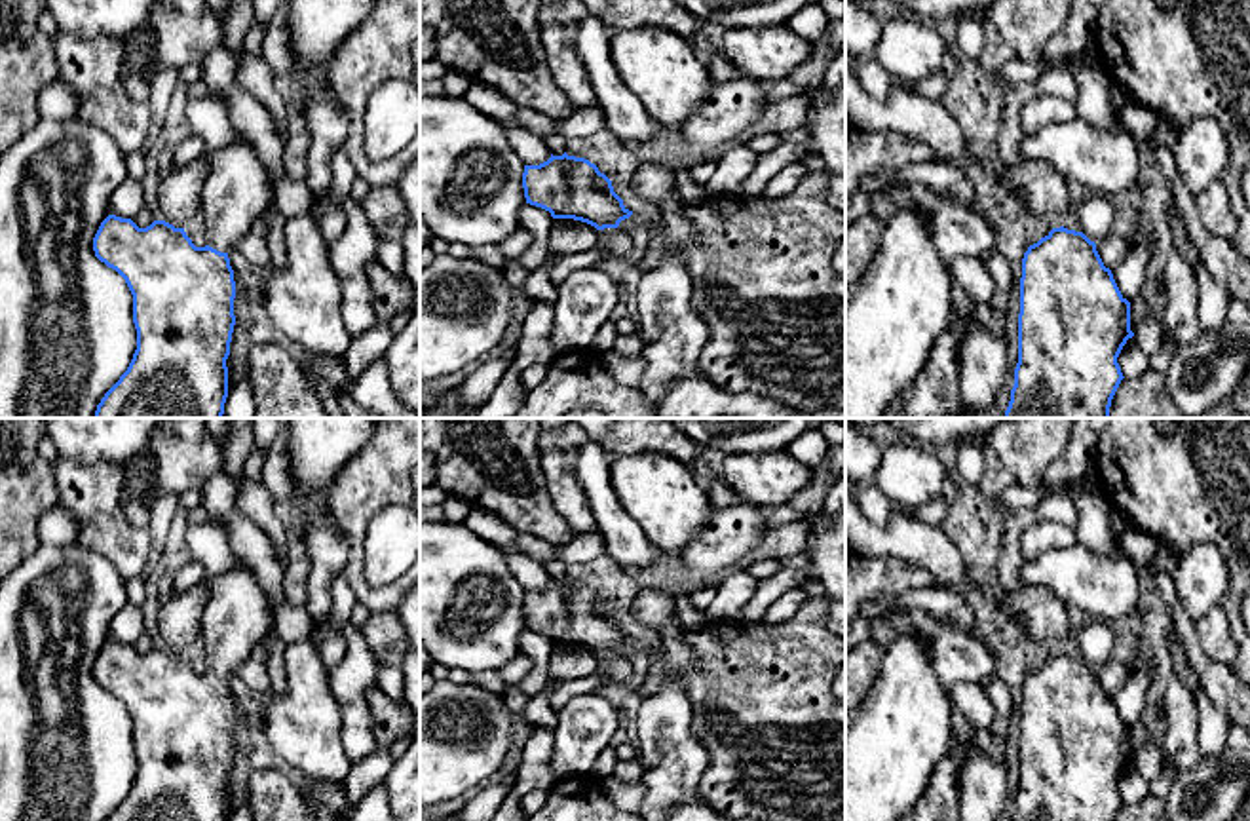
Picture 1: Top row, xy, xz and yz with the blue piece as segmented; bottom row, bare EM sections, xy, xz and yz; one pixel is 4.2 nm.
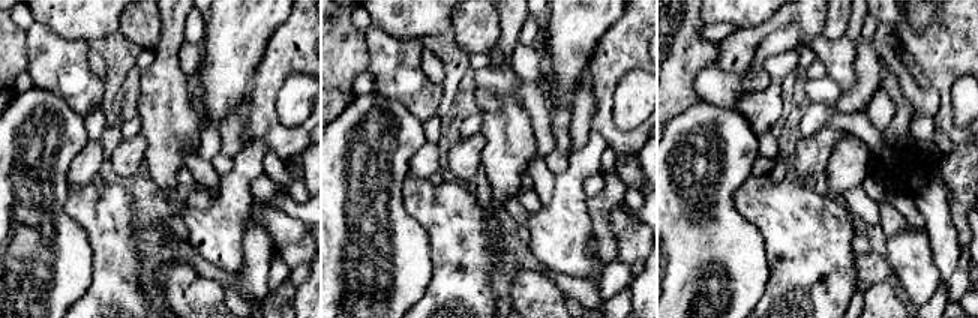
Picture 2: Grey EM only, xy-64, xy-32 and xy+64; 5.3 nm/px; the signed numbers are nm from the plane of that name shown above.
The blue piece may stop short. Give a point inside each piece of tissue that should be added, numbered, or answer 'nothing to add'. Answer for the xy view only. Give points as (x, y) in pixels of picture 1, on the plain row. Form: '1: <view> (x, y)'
1: xy (238, 616)

